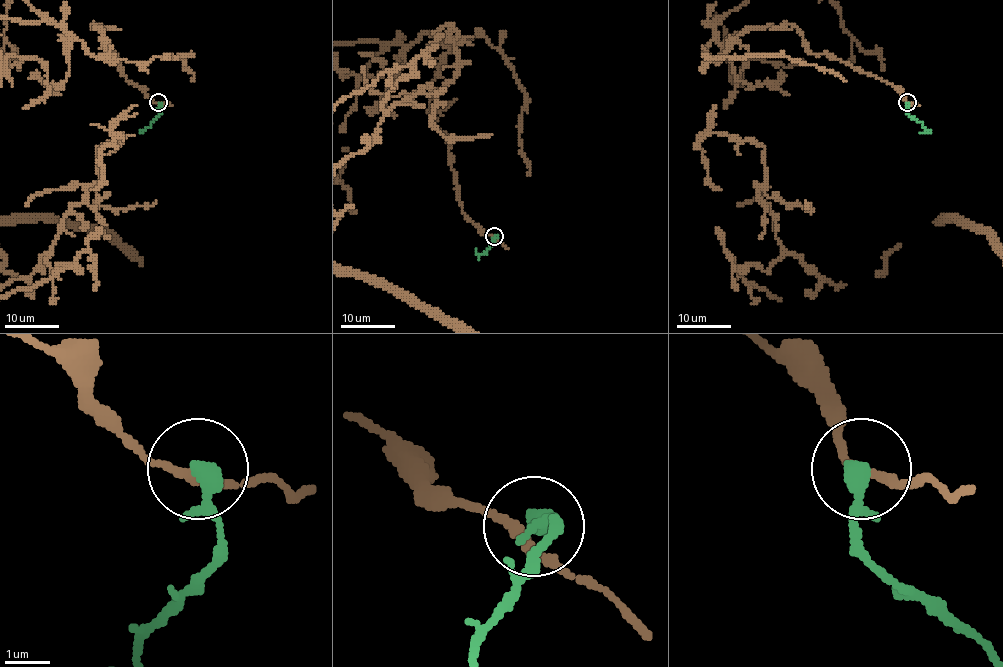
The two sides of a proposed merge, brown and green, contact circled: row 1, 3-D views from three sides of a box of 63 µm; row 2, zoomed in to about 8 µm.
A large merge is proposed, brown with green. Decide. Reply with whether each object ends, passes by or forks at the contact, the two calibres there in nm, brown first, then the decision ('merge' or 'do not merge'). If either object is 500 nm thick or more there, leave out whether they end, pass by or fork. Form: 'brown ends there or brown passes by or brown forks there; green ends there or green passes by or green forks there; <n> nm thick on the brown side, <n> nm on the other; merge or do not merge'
brown passes by; green passes by; 190 nm thick on the brown side, 320 nm on the other; do not merge

